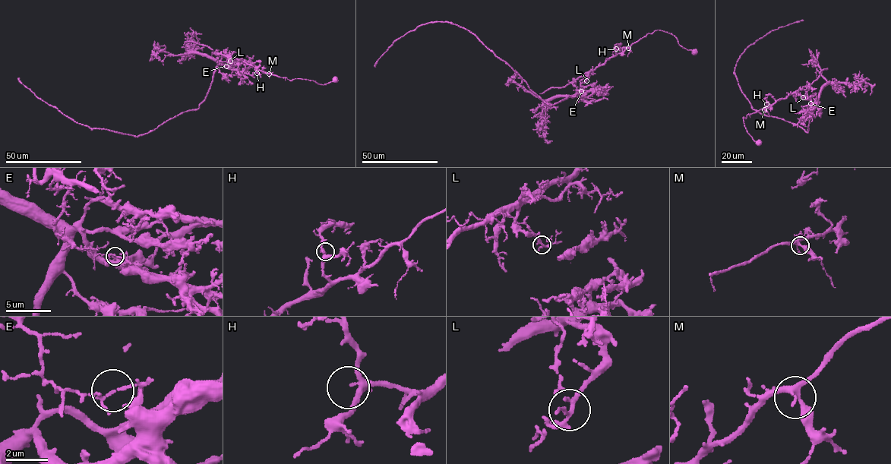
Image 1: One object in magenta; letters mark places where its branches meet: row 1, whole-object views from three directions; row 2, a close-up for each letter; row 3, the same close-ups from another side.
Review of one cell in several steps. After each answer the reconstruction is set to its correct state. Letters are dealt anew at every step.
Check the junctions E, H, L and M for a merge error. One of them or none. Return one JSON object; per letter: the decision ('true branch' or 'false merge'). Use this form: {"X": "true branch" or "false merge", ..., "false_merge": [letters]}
{"E": "false merge", "H": "true branch", "L": "true branch", "M": "true branch", "false_merge": ["E"]}

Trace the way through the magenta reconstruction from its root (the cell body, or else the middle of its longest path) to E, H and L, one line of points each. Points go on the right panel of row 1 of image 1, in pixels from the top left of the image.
E: (759, 142), (747, 132), (744, 117), (770, 106), (805, 86), (810, 103)
H: (759, 142), (753, 140), (747, 132), (743, 117), (772, 105), (766, 104)
L: (759, 142), (753, 140), (747, 132), (743, 117), (770, 106), (776, 100), (797, 91), (803, 97)

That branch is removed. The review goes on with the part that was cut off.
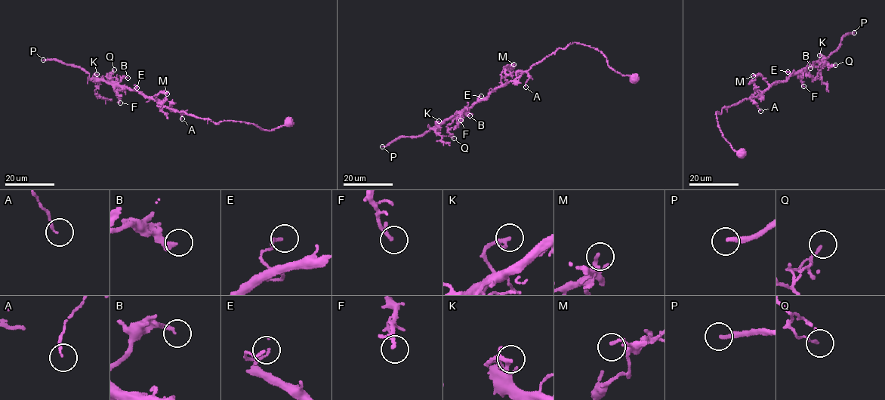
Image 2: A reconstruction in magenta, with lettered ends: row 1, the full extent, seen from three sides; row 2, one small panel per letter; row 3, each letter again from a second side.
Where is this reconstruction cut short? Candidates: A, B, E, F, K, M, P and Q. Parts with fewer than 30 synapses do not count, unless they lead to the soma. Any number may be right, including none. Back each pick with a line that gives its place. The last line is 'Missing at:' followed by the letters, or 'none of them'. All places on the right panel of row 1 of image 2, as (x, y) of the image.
P: at (854, 32)
Missing at: P

